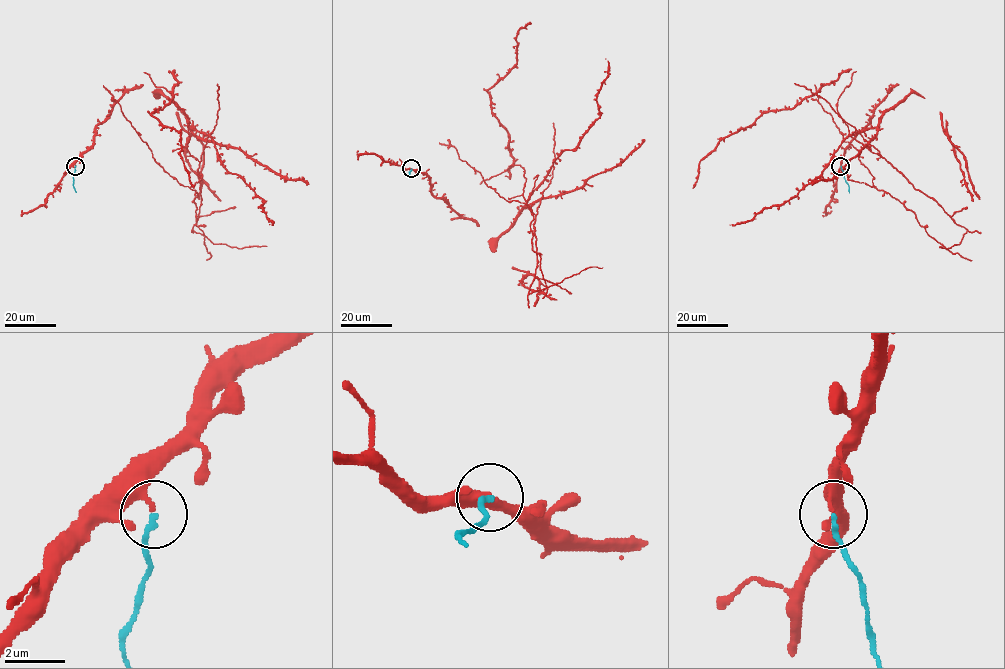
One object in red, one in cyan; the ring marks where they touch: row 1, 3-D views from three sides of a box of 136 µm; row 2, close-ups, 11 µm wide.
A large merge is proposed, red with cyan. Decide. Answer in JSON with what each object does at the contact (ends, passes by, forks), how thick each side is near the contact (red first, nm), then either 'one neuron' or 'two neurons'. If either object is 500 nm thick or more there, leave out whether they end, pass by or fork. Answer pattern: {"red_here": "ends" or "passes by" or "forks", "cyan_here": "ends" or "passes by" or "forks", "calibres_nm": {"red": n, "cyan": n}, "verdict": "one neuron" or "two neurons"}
{"red_here": "ends", "cyan_here": "ends", "calibres_nm": {"red": 240, "cyan": 170}, "verdict": "two neurons"}

